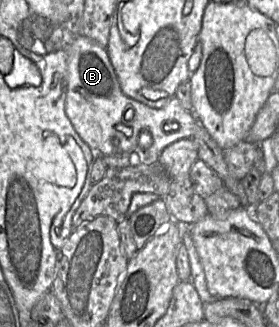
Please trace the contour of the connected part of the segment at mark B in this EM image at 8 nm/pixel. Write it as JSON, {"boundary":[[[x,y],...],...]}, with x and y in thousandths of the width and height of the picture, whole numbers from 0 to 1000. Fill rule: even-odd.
{"boundary":[[[294,101],[269,110],[240,183],[233,346],[287,422],[323,450],[333,480],[337,462],[358,477],[487,468],[502,477],[491,492],[534,505],[599,446],[656,422],[692,422],[717,376],[692,343],[656,330],[631,294],[570,333],[455,297],[434,275],[384,150]],[[423,379],[462,388],[473,413],[455,419],[423,398]],[[509,401],[530,401],[548,422],[530,456],[495,443]]]}

